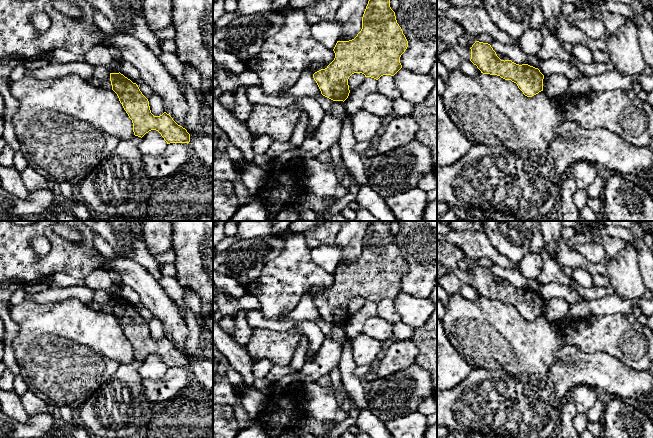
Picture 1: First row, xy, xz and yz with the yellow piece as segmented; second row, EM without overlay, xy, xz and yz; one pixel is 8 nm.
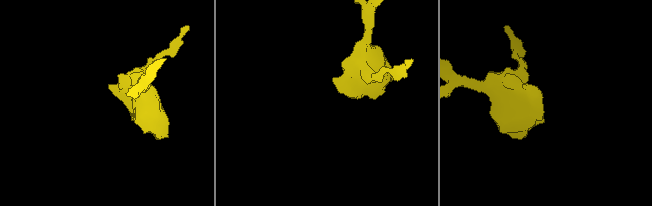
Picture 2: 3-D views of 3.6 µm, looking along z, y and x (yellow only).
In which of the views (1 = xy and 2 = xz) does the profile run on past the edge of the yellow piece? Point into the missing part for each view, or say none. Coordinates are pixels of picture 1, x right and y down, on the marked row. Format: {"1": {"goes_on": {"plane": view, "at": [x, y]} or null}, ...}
{"1": {"goes_on": null}, "2": {"goes_on": null}}

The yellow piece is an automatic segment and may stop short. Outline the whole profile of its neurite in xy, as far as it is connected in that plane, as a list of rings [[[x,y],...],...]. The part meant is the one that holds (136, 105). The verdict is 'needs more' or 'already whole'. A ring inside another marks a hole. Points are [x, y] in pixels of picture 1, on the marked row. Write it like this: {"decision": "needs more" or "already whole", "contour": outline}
{"decision": "already whole", "contour": [[[120,72],[110,73],[110,81],[112,90],[117,94],[124,110],[132,120],[135,136],[142,138],[149,131],[156,130],[167,144],[190,142],[190,134],[169,114],[164,112],[160,116],[154,116],[151,113],[149,101],[136,83]]]}

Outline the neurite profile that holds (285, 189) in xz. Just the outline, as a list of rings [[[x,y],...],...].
[[[214,120],[213,137],[219,141],[219,146],[213,150],[213,180],[231,180],[240,206],[255,201],[266,203],[270,208],[270,220],[272,220],[276,219],[287,206],[295,206],[305,196],[305,186],[299,171],[304,159],[299,158],[279,171],[269,182],[266,182],[262,190],[251,197],[242,180],[241,166],[233,162],[226,153],[226,148],[232,143]]]

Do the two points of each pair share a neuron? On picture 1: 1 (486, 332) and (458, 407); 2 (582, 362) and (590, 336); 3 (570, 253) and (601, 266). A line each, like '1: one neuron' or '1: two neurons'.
1: two neurons
2: two neurons
3: one neuron

